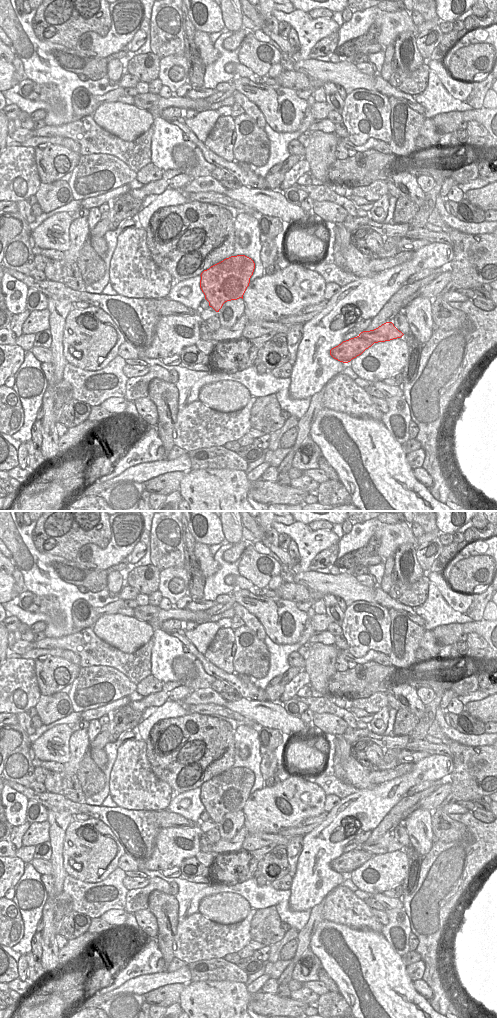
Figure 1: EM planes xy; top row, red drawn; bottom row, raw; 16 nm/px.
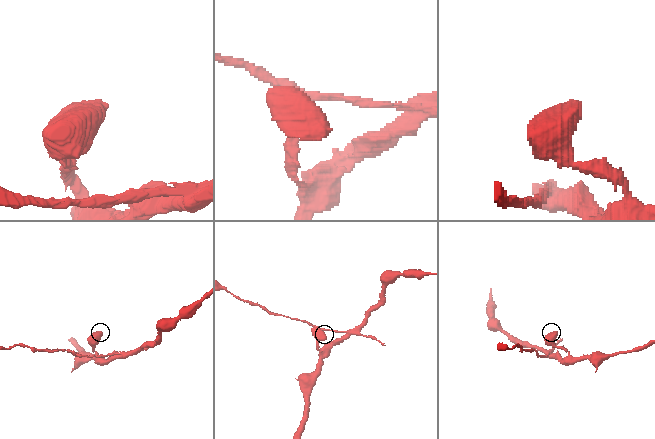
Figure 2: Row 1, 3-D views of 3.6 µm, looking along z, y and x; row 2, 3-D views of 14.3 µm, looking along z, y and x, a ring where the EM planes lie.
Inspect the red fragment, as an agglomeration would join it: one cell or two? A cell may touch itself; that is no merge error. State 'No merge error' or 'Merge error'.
Merge error

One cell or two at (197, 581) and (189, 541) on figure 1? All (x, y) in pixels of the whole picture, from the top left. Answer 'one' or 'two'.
one

